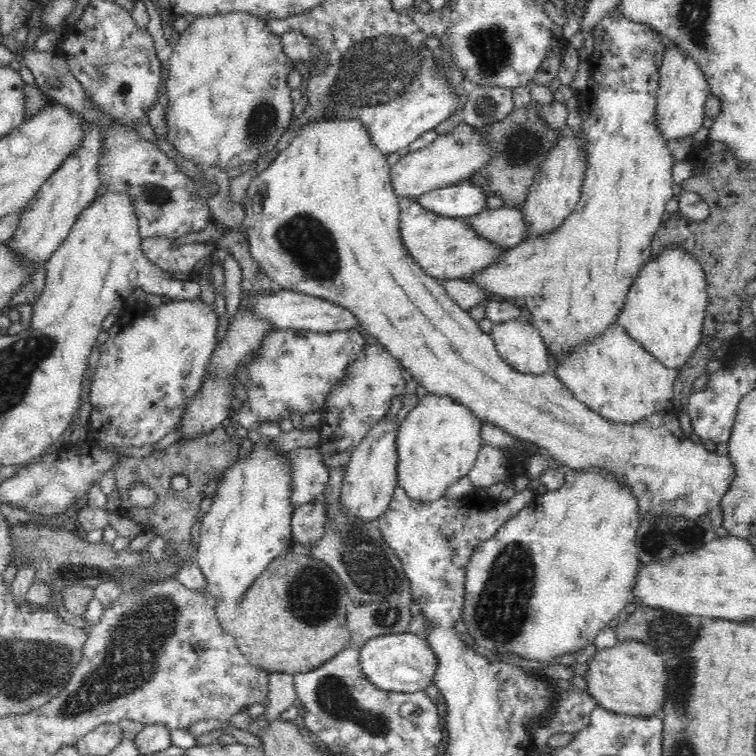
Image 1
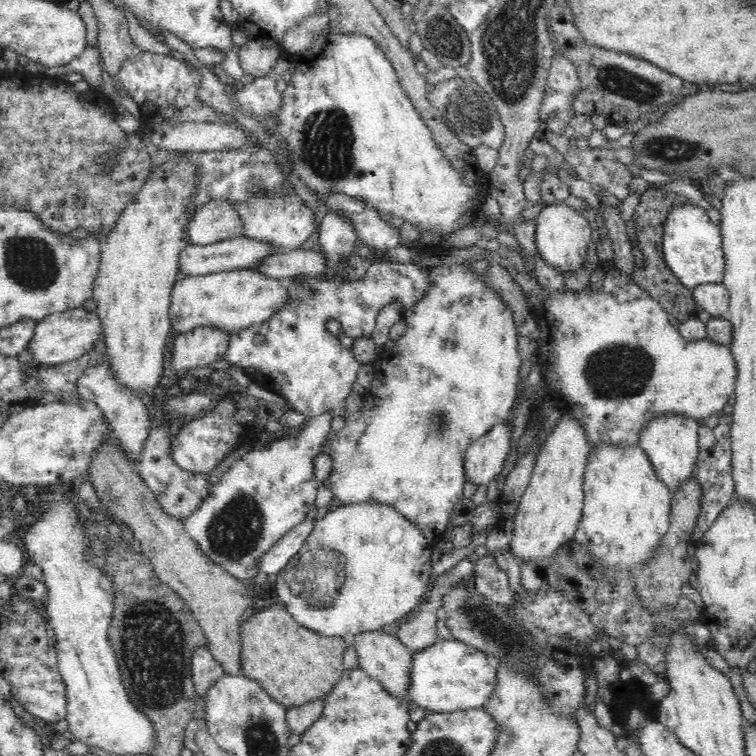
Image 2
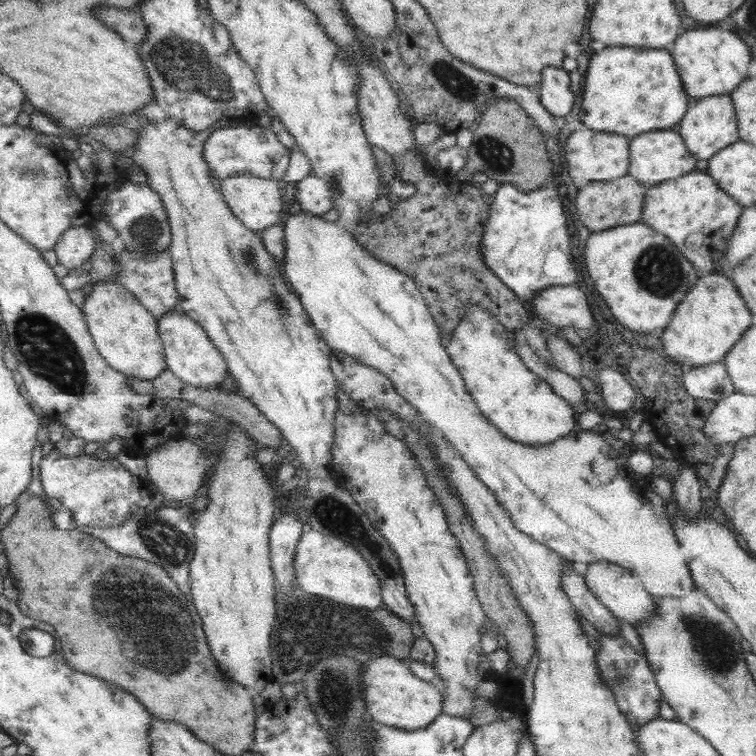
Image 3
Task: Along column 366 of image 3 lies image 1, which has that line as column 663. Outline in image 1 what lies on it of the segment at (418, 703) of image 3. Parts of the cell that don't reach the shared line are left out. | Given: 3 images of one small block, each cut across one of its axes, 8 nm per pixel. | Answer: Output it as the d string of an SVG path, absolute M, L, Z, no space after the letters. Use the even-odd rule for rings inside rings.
M618 640L611 648L596 649L584 674L586 689L598 707L622 714L656 714L661 712L665 657L656 654L647 644L638 640Z

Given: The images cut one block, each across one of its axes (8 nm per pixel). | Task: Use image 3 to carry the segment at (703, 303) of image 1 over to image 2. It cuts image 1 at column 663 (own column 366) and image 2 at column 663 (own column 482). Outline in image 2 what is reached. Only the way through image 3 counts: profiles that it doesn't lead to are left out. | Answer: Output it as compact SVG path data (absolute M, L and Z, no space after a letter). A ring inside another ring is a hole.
M660 413L654 415L639 430L638 442L650 458L650 463L657 470L658 478L666 482L670 488L670 497L675 496L676 489L691 476L695 476L699 458L698 435L701 421L684 413Z

